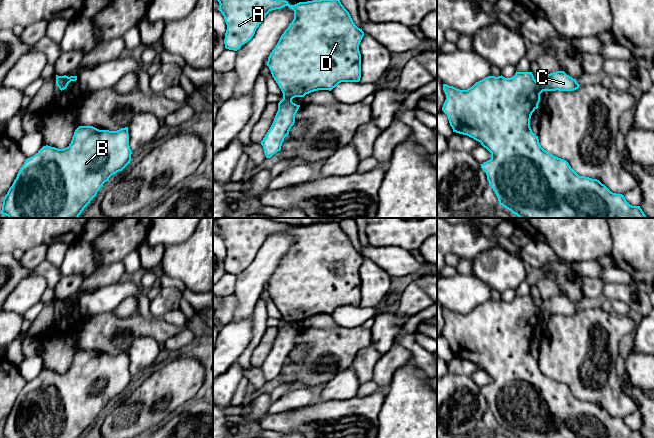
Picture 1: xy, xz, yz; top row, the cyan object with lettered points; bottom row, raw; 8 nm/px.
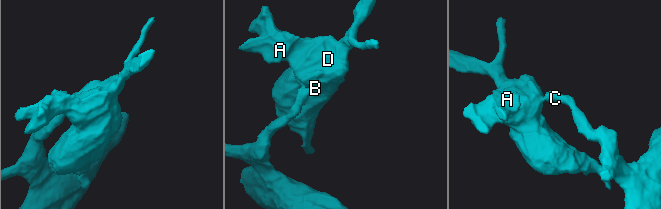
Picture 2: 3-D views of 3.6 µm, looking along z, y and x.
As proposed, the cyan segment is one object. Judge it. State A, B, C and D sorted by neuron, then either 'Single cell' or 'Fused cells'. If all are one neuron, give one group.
Groups: A B D / C. Fused cells

